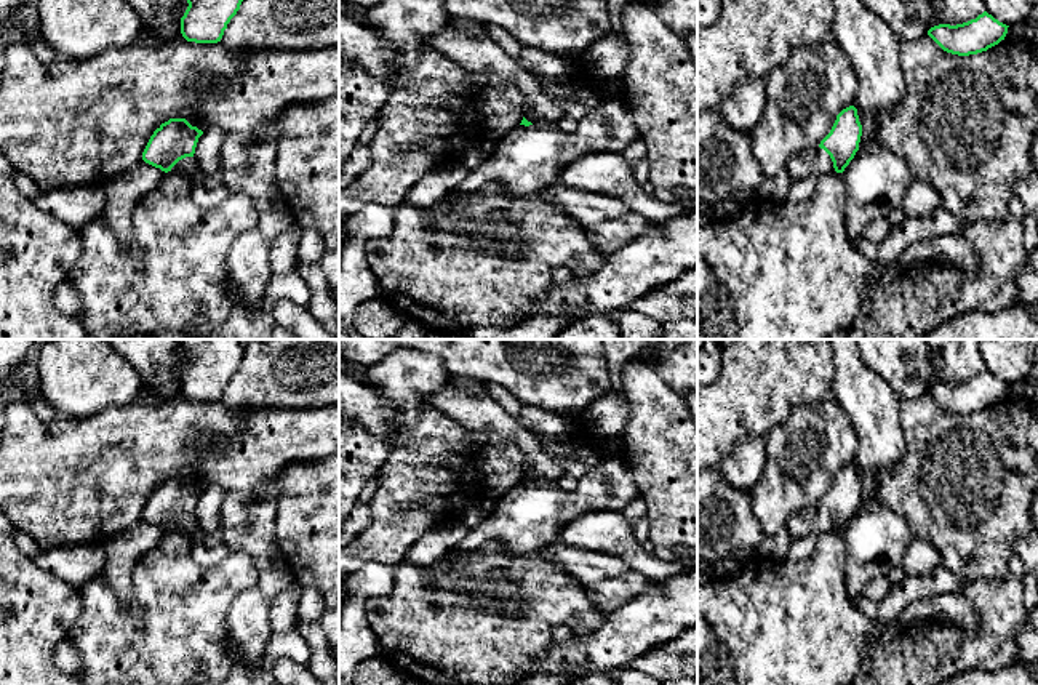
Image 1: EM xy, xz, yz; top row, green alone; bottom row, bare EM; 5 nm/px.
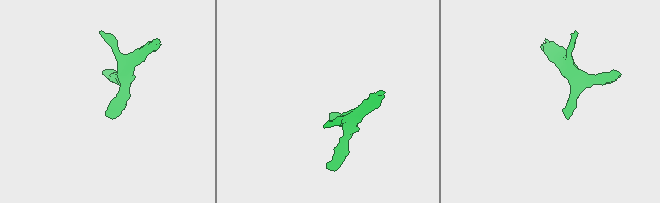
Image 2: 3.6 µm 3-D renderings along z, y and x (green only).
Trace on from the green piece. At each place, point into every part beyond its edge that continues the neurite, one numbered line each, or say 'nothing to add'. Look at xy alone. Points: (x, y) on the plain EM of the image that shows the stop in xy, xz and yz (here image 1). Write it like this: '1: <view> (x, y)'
1: xy (187, 525)

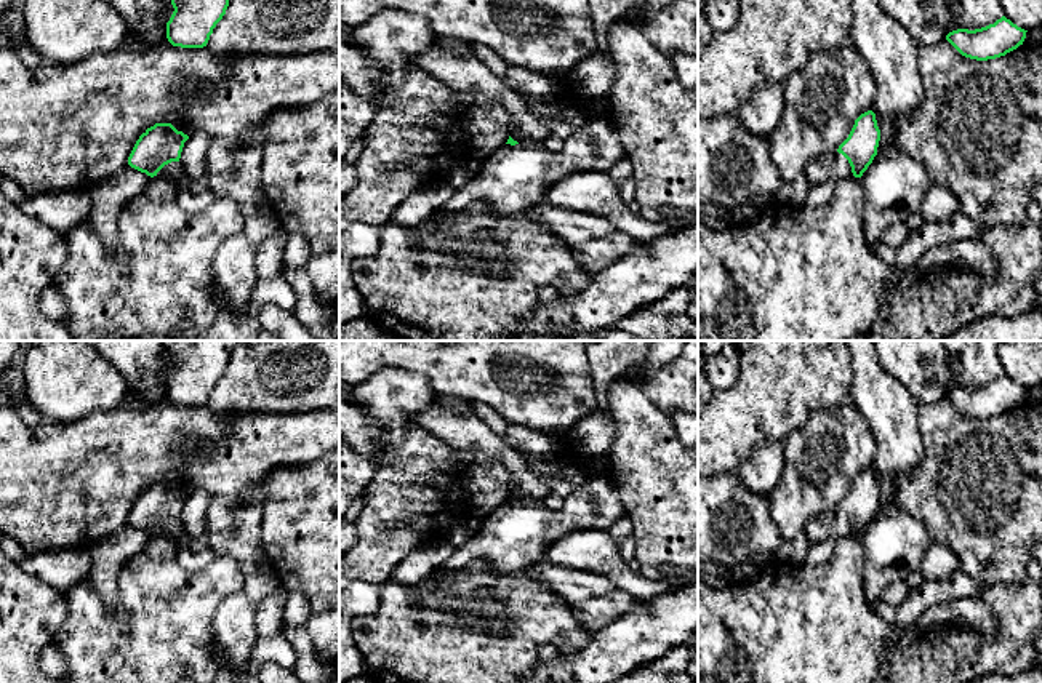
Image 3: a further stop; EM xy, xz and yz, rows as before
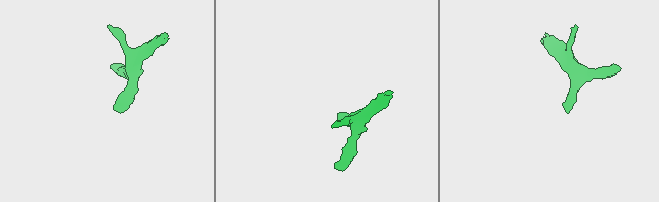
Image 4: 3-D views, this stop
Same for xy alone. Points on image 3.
1: xy (173, 530)

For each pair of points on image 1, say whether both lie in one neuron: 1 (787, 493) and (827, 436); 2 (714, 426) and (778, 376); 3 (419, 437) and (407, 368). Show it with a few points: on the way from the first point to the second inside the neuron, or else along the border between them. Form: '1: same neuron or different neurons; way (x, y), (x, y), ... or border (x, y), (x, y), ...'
1: same neuron; way (794, 479), (800, 471), (802, 461), (813, 450)
2: same neuron; way (730, 410), (746, 400), (762, 384)
3: different neurons; border (383, 399), (395, 410), (395, 429), (429, 404)

